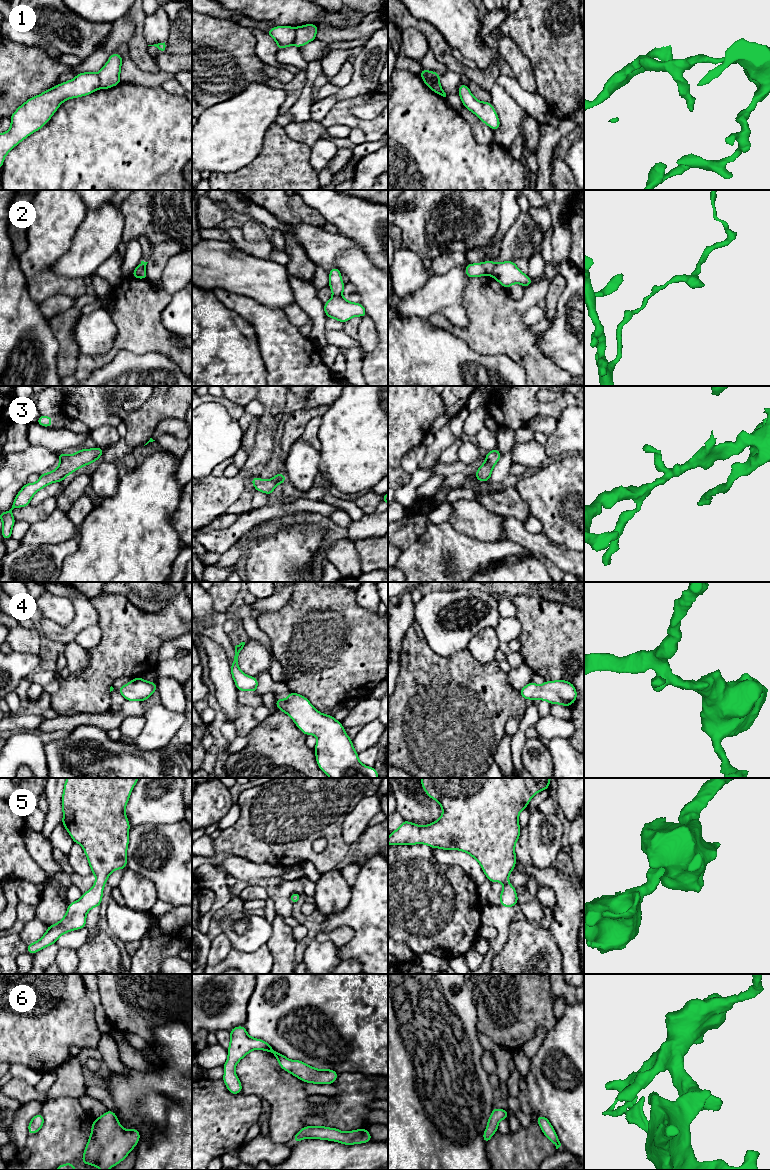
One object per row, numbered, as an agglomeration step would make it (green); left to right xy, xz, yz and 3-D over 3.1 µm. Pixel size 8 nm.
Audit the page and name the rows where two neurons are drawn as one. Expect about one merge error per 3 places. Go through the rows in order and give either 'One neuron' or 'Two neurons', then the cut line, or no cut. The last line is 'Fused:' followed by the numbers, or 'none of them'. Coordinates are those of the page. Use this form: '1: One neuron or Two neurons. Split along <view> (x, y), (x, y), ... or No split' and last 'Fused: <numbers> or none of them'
1: Two neurons. Split along yz (422, 77), (427, 77), (439, 85)
2: Two neurons. Split along yz (495, 263), (490, 274)
3: One neuron. No split
4: One neuron. No split
5: One neuron. No split
6: One neuron. No split
Fused: 1, 2

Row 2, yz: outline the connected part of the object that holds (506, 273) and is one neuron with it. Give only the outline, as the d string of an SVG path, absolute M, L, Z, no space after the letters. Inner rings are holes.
M513 261L495 263L491 276L506 289L515 283L528 287L533 282Z

